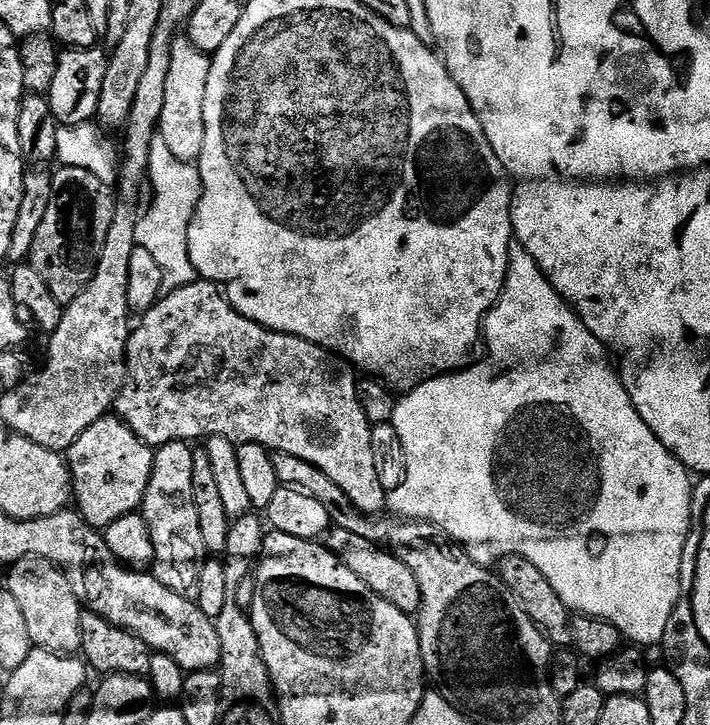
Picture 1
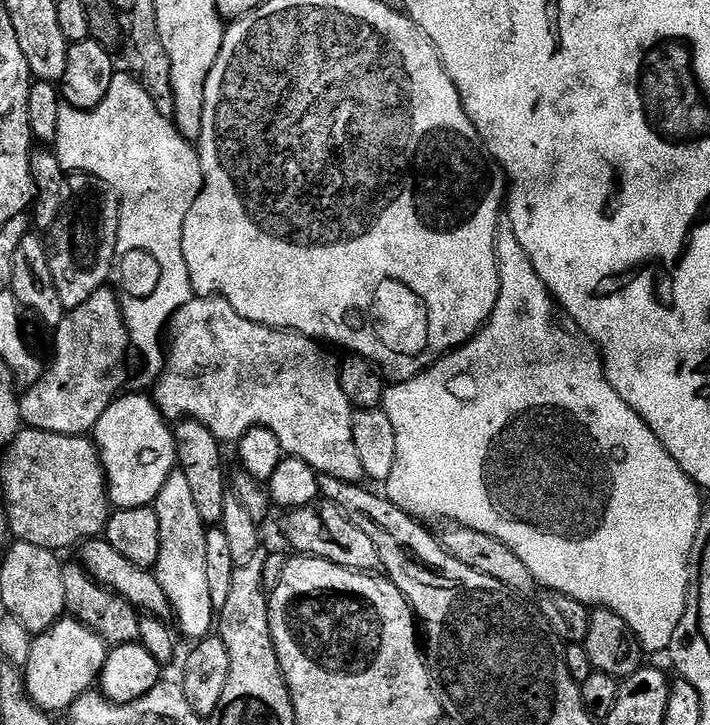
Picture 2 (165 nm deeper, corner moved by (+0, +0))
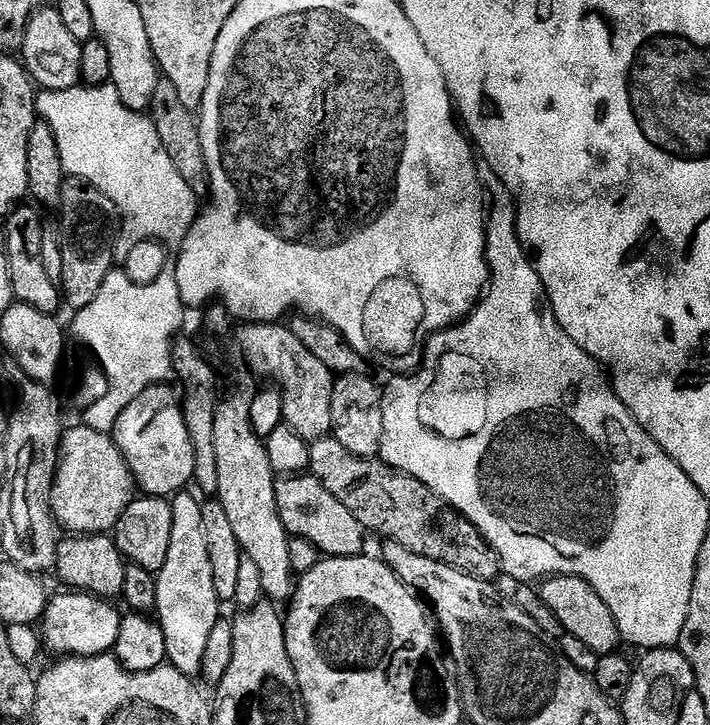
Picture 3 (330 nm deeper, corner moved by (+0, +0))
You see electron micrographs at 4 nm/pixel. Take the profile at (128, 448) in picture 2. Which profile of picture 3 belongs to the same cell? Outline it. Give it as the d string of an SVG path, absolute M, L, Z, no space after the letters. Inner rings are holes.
M168 386L135 396L118 418L114 439L122 458L128 463L128 469L132 471L135 487L143 495L171 498L193 483L194 446L177 397Z

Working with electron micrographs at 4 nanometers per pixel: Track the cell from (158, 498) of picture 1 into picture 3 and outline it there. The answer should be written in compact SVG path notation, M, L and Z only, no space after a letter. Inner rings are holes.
M185 490L173 497L170 503L174 514L170 551L166 566L155 573L158 602L155 615L166 634L167 663L183 676L199 677L202 656L206 654L206 641L210 630L222 619L222 602L214 590L214 573L210 571L210 554L206 551L206 530L202 523L202 504Z

